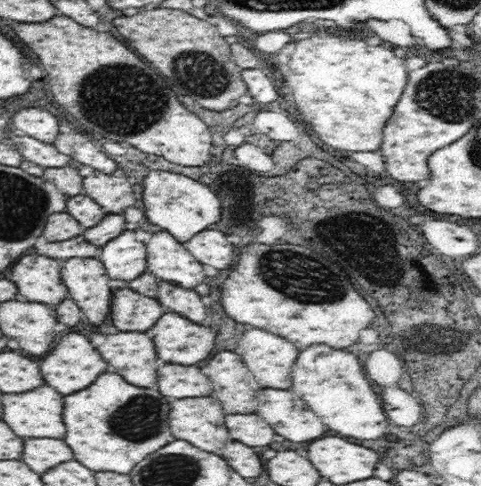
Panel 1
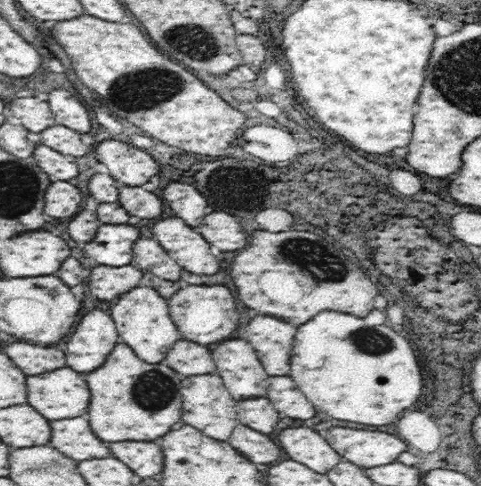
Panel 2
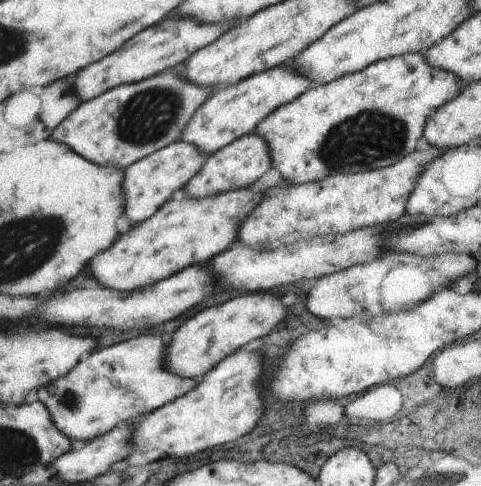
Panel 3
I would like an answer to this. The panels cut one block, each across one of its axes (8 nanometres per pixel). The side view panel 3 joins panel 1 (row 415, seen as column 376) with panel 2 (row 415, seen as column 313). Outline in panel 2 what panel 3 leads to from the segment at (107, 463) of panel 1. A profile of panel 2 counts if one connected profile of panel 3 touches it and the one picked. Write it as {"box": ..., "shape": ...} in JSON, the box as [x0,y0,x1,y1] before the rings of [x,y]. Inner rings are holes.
{"box":[86,344,184,444],"shape":[[[118,344],[98,370],[86,374],[86,384],[90,388],[88,424],[106,444],[126,440],[156,442],[182,426],[182,382],[184,378],[170,366],[148,364],[126,344]]]}

